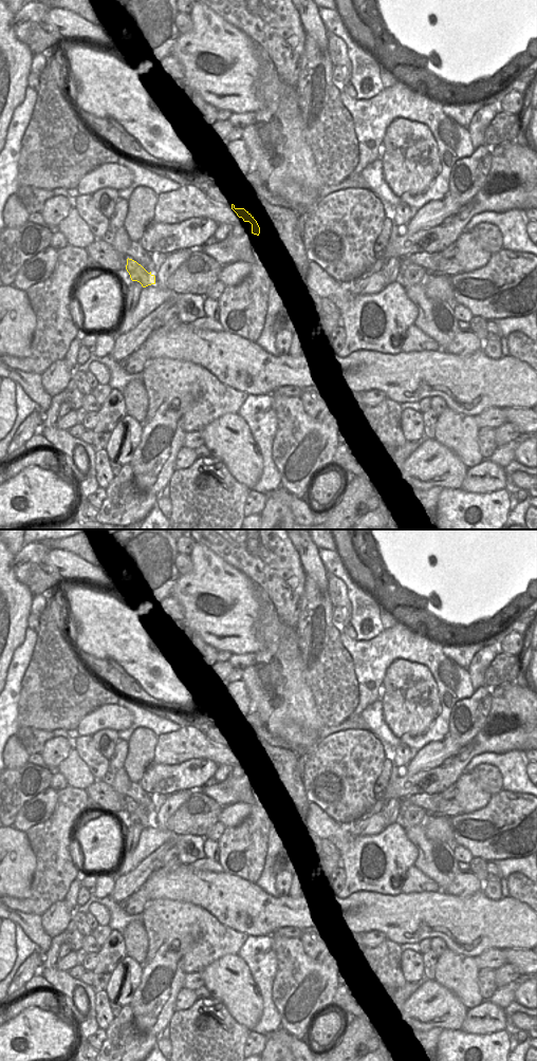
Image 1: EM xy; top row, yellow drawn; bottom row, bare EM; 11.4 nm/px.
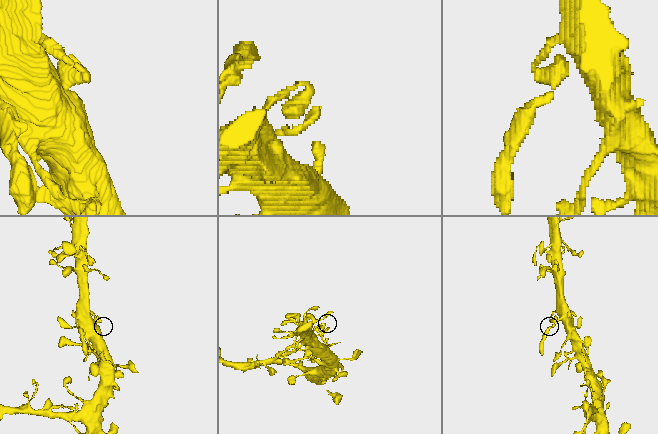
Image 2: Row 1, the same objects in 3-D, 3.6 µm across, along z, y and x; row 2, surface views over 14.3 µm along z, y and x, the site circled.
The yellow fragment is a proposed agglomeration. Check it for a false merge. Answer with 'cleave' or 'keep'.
keep

